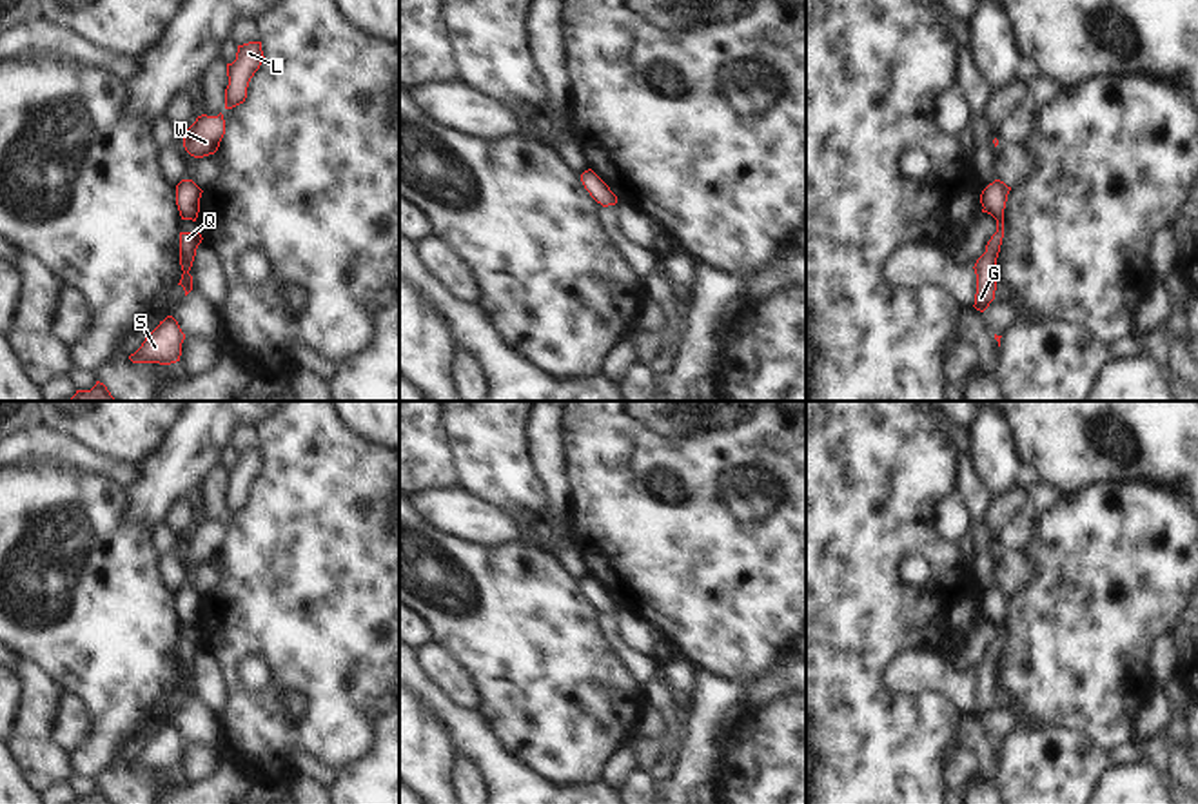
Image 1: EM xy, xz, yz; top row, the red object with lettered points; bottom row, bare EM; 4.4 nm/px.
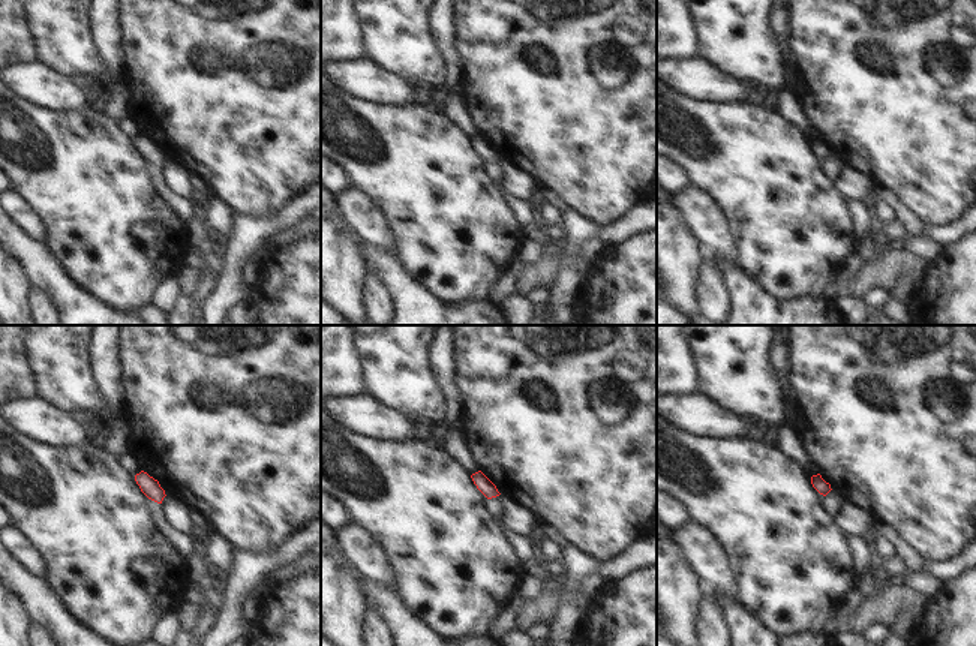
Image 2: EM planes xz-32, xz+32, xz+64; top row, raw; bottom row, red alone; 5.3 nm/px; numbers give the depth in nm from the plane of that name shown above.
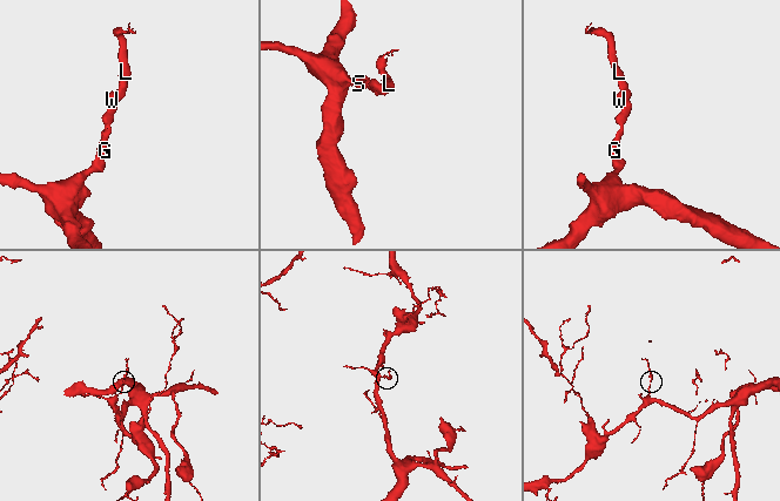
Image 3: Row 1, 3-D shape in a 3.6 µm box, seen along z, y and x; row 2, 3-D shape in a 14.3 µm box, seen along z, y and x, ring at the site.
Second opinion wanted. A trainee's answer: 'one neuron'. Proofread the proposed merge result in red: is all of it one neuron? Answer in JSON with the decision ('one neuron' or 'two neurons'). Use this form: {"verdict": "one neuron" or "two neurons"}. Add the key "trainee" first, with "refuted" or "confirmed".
{"trainee": "confirmed", "verdict": "one neuron"}

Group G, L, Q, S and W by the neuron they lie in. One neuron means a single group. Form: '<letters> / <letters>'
G L Q S W

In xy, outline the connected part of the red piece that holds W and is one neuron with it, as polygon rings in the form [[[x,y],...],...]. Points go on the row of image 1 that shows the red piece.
[[[220,113],[218,116],[201,114],[185,131],[183,147],[194,158],[203,158],[214,154],[225,134],[225,120]]]

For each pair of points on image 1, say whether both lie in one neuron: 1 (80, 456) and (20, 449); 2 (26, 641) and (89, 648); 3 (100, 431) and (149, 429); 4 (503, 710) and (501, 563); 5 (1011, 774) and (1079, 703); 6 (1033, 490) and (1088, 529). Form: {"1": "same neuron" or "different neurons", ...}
{"1": "same neuron", "2": "same neuron", "3": "same neuron", "4": "same neuron", "5": "different neurons", "6": "different neurons"}

